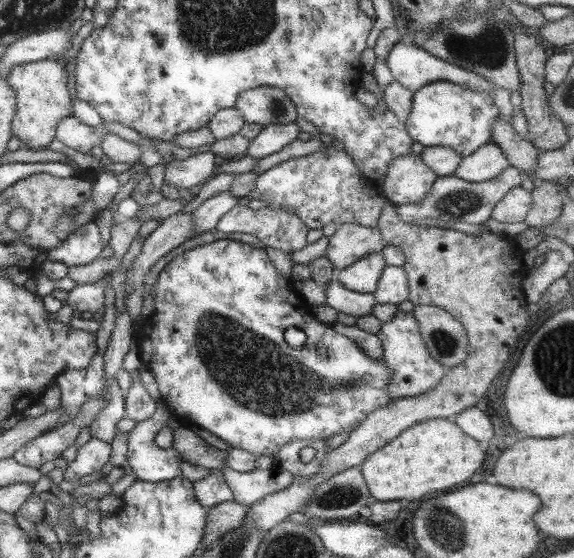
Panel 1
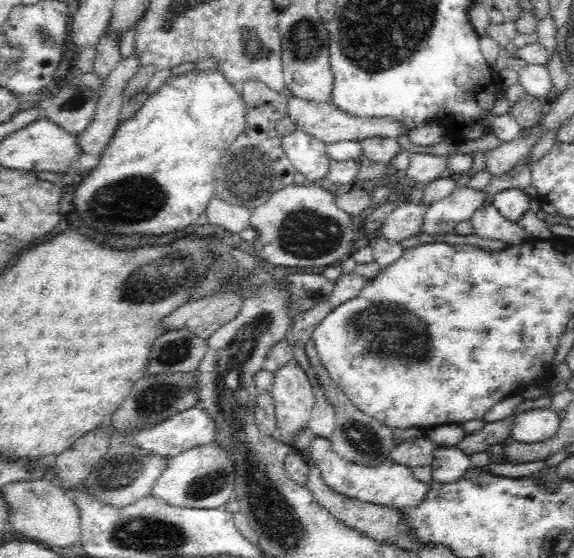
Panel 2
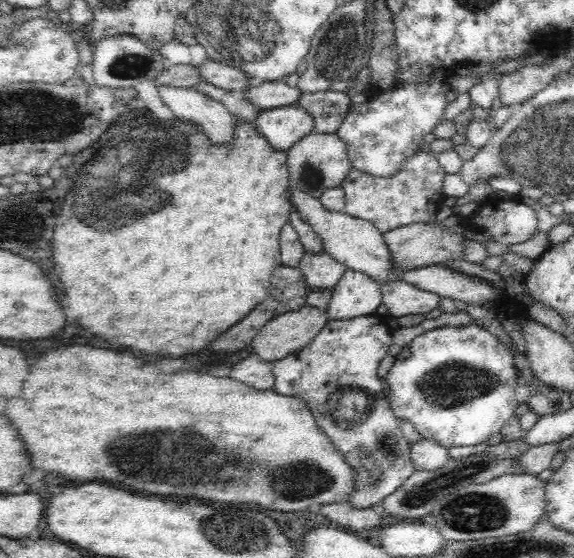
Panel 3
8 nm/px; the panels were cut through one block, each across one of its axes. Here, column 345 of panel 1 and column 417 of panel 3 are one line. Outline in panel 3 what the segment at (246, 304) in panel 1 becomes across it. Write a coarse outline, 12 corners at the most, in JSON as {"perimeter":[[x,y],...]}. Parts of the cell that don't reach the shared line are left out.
{"perimeter":[[476,324],[424,332],[387,376],[392,411],[448,450],[520,404],[516,351]]}

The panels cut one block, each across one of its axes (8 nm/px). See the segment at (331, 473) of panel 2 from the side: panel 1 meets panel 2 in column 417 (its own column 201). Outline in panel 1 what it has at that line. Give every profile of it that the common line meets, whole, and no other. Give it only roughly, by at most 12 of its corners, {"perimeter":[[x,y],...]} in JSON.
{"perimeter":[[220,469],[193,481],[195,500],[208,509],[233,500]]}

